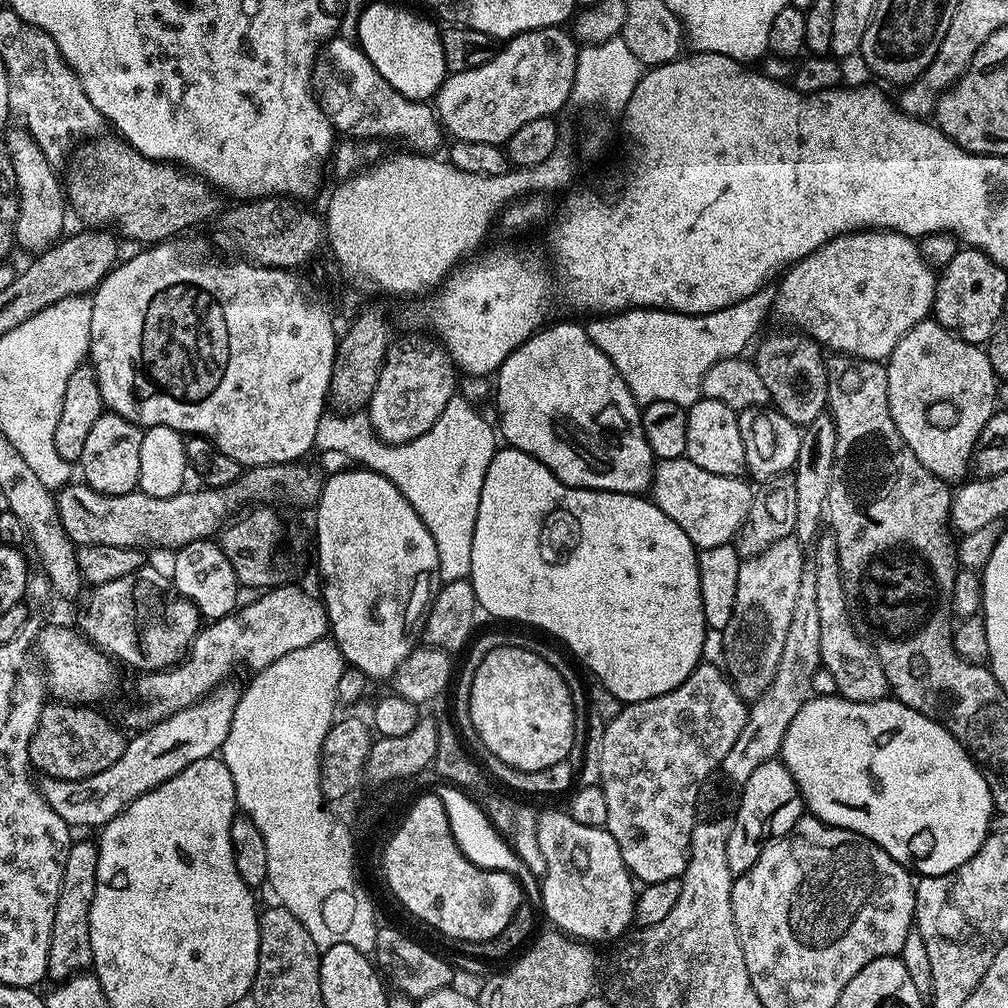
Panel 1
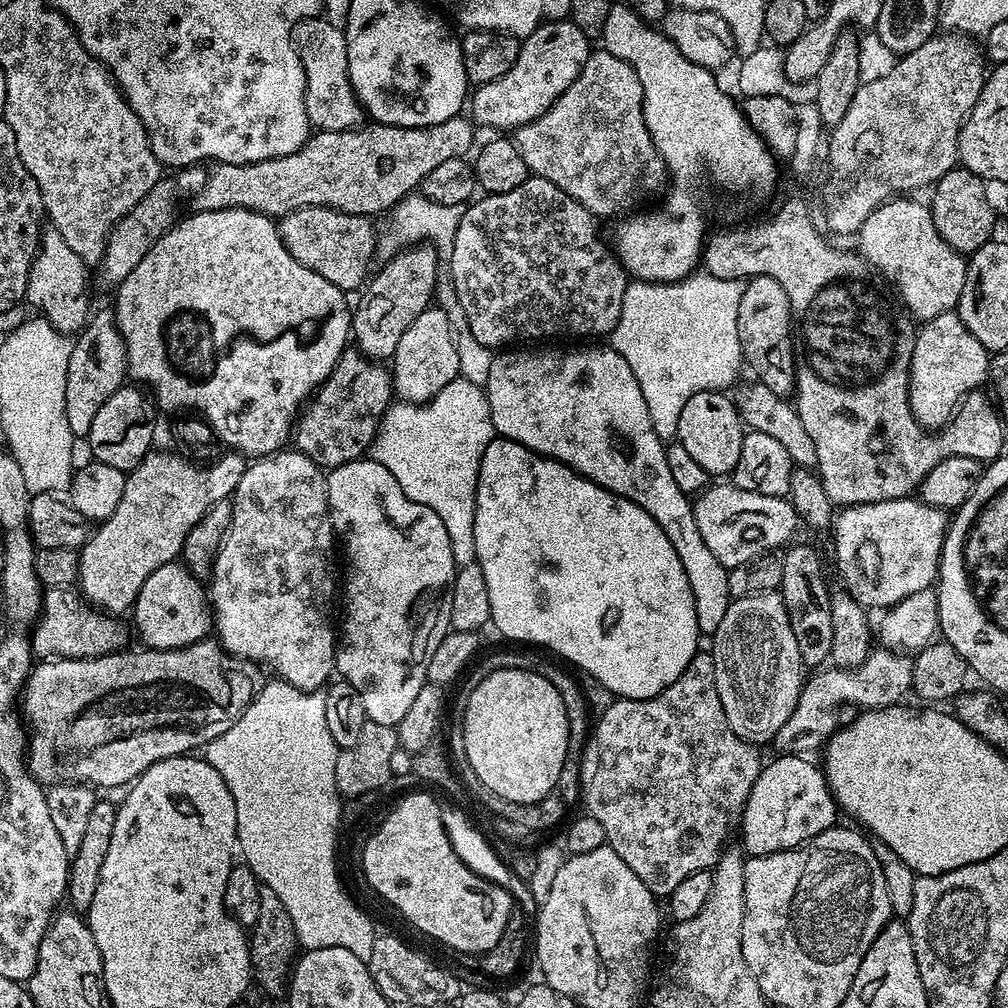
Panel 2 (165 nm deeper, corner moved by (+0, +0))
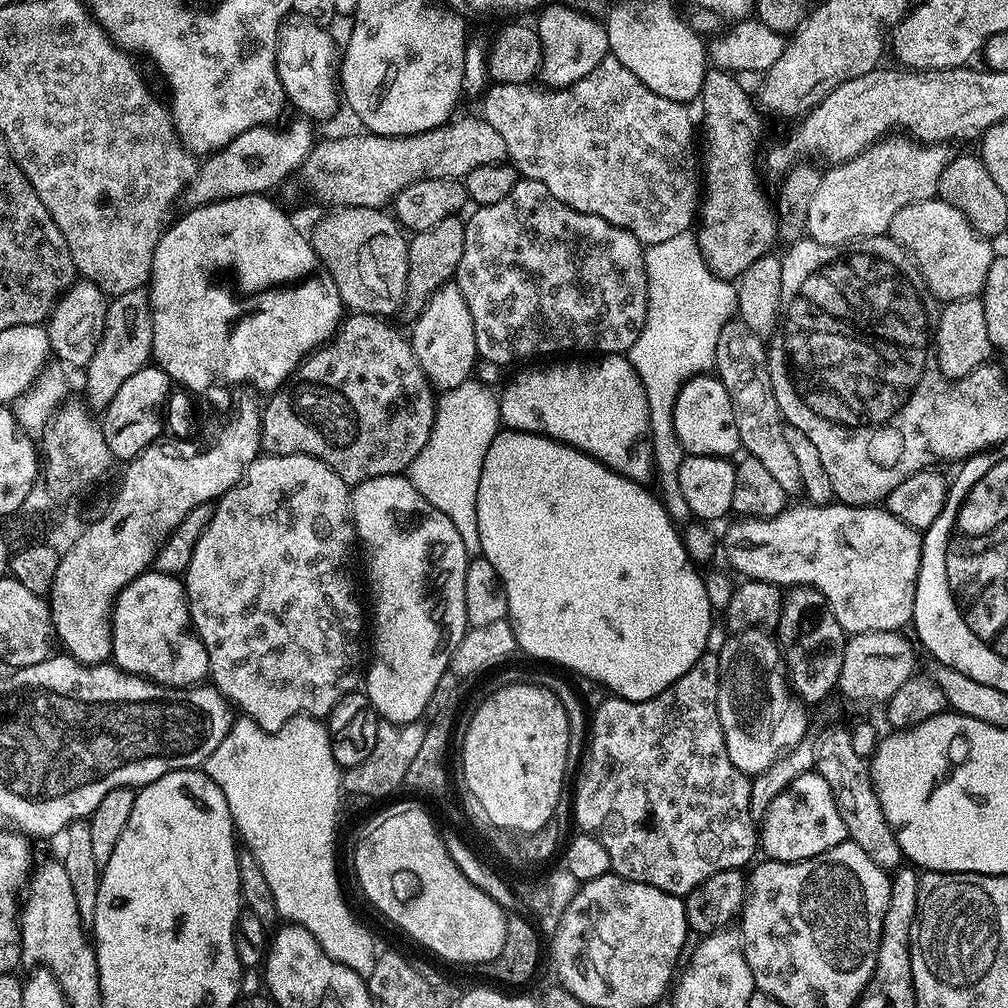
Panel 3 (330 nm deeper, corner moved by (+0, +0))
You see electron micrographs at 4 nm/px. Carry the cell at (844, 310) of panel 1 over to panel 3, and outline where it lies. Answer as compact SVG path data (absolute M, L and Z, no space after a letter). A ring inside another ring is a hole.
M933 198L902 206L902 210L894 214L887 235L912 255L937 301L961 300L983 293L986 274L990 274L994 259L993 241L981 236L972 223L946 201Z

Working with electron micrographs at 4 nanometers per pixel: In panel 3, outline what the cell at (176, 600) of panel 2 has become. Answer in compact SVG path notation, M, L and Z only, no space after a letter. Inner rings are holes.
M155 570L144 572L116 596L110 617L112 655L117 668L166 688L190 688L208 676L206 646L196 637L188 618L188 599L177 577Z

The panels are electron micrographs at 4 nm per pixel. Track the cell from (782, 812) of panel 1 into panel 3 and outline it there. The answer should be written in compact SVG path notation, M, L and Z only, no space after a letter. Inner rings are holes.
M813 770L803 772L786 790L774 798L767 811L762 814L763 824L758 830L758 844L763 855L778 862L802 862L814 858L826 850L834 850L849 839L846 824L838 814L829 783Z

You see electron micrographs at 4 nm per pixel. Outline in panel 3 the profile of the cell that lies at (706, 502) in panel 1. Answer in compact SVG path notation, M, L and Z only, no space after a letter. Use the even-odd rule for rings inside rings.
M821 504L785 507L783 512L769 520L744 518L722 536L722 548L728 551L728 560L749 580L765 580L777 586L808 585L821 592L834 618L845 633L897 632L907 629L912 622L916 579L920 573L922 536L906 526L880 506L854 504Z

